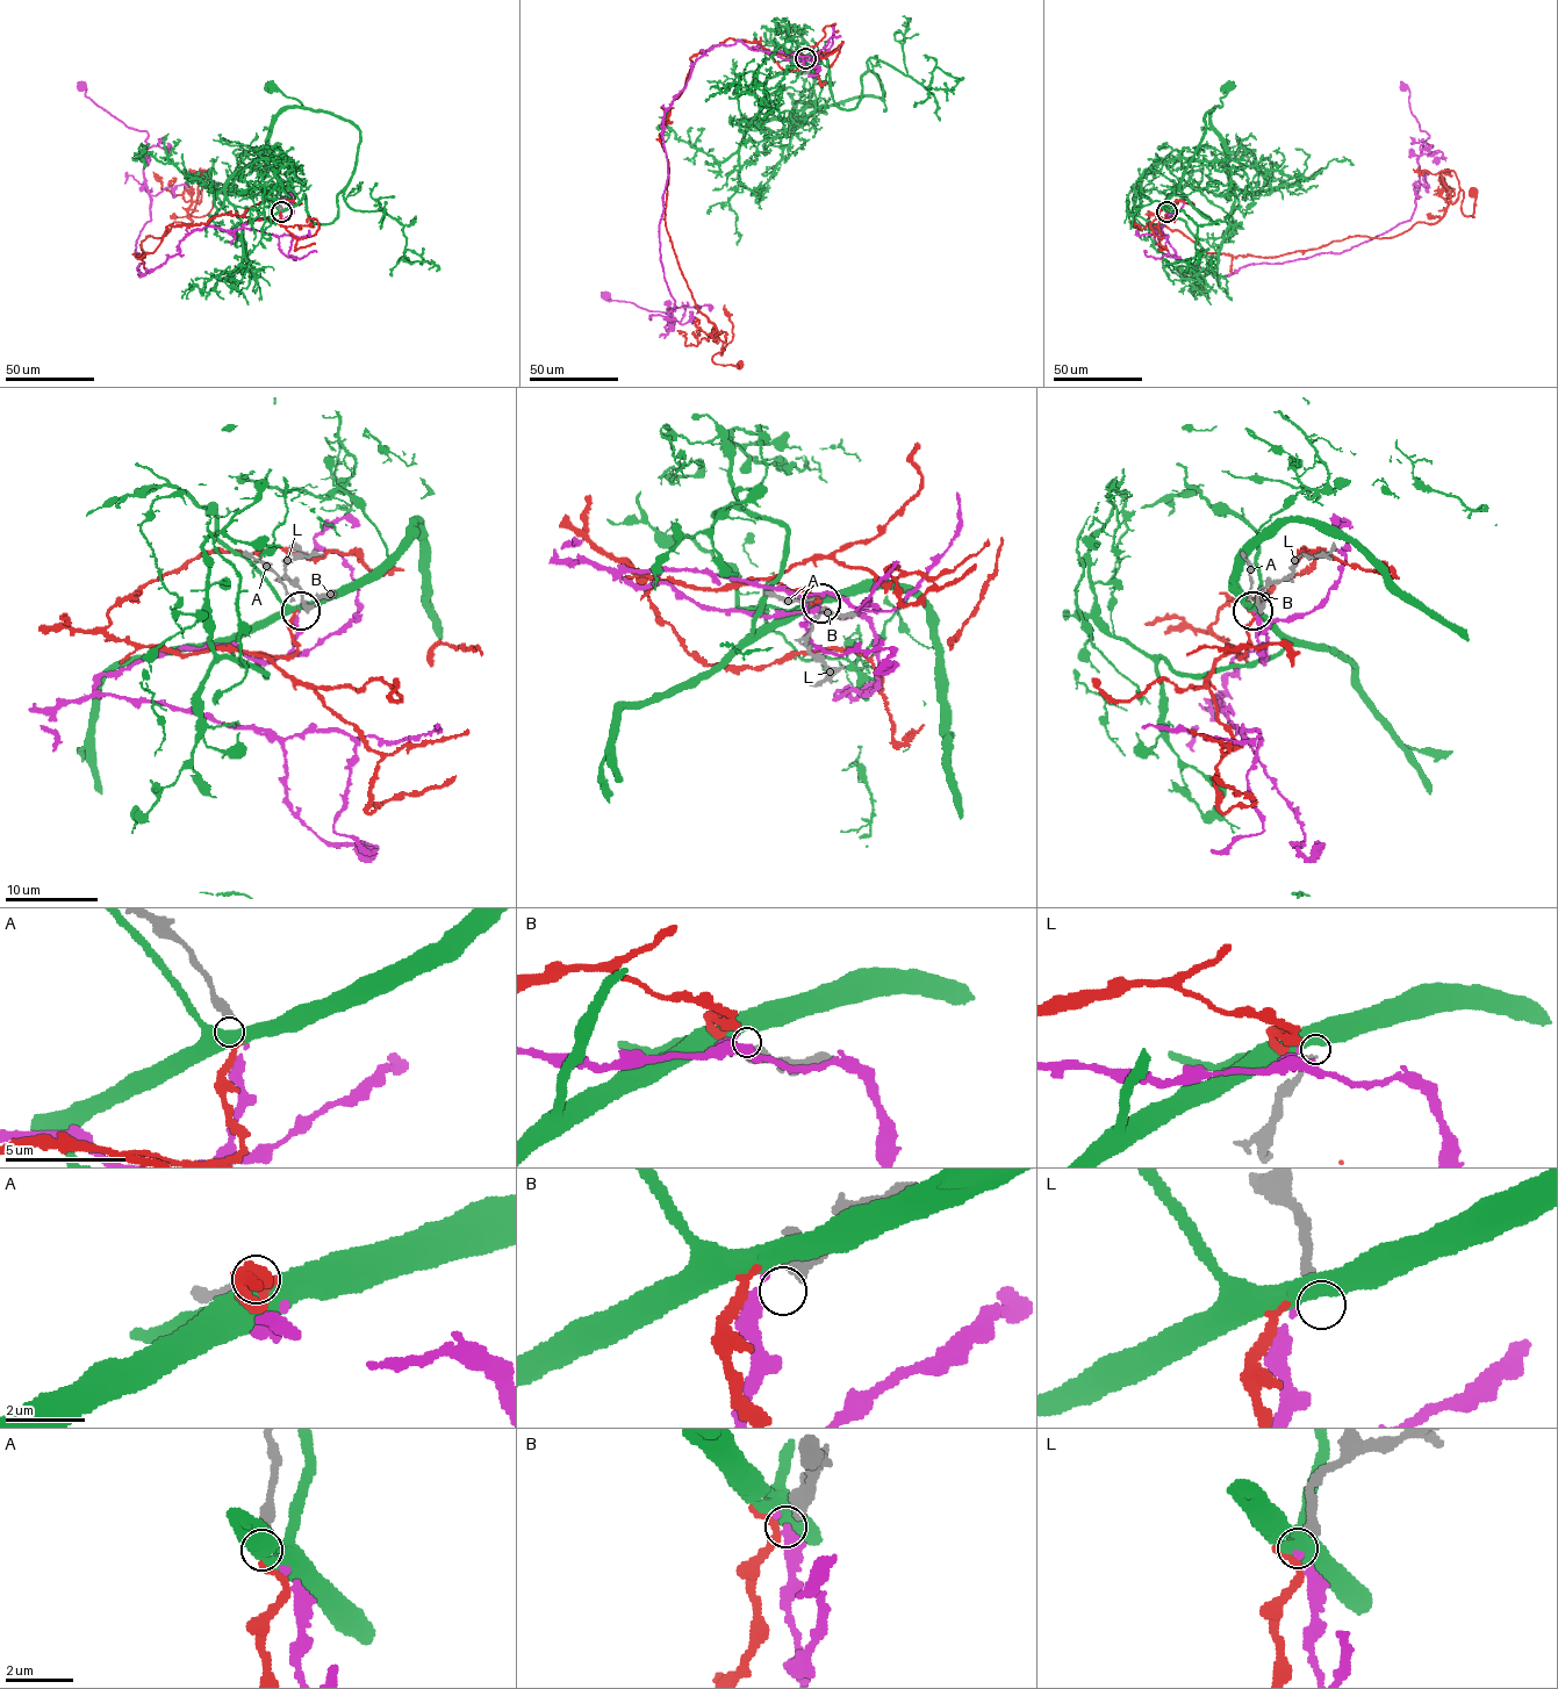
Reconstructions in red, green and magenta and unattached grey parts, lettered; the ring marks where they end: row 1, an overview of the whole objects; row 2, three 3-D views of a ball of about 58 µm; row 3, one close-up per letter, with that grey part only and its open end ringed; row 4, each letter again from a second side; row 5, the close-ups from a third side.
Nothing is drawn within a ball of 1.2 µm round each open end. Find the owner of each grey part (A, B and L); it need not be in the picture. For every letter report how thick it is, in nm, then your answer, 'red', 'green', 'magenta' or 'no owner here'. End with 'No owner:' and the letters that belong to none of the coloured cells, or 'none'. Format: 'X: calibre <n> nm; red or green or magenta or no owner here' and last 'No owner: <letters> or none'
A: calibre 400 nm; red
B: calibre 550 nm; no owner here
L: calibre 320 nm; no owner here
No owner: B, L

